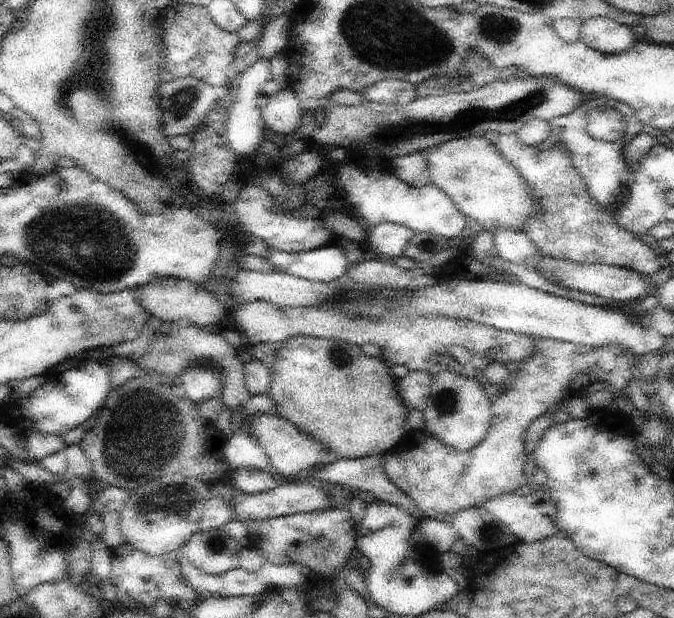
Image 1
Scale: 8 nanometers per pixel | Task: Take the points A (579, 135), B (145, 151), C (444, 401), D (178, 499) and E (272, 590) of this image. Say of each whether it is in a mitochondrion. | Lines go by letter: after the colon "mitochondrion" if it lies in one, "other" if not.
A: other
B: mitochondrion
C: mitochondrion
D: mitochondrion
E: other

